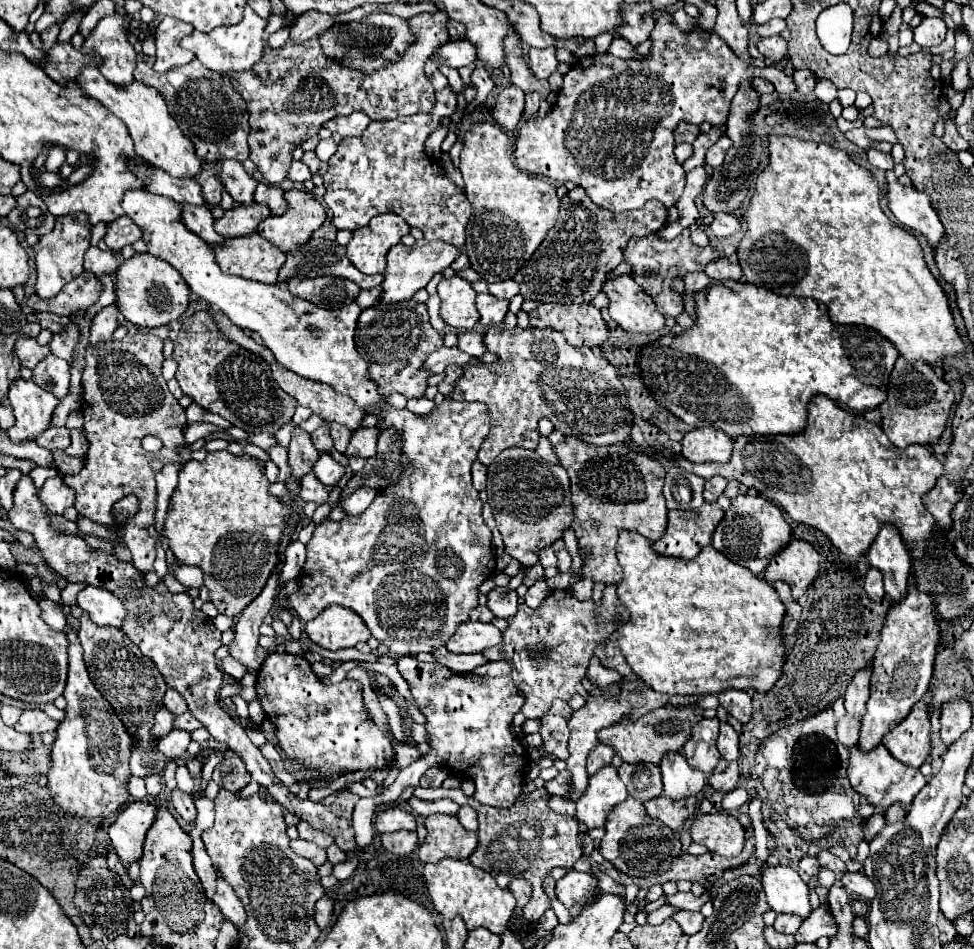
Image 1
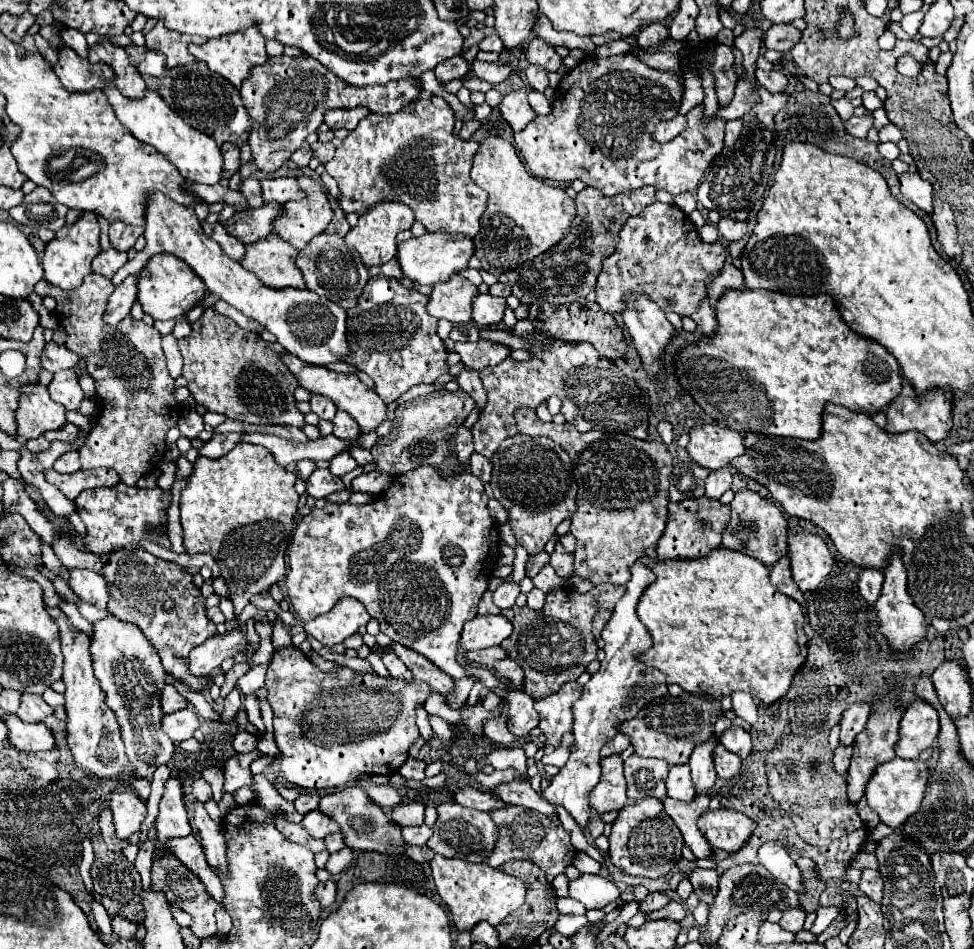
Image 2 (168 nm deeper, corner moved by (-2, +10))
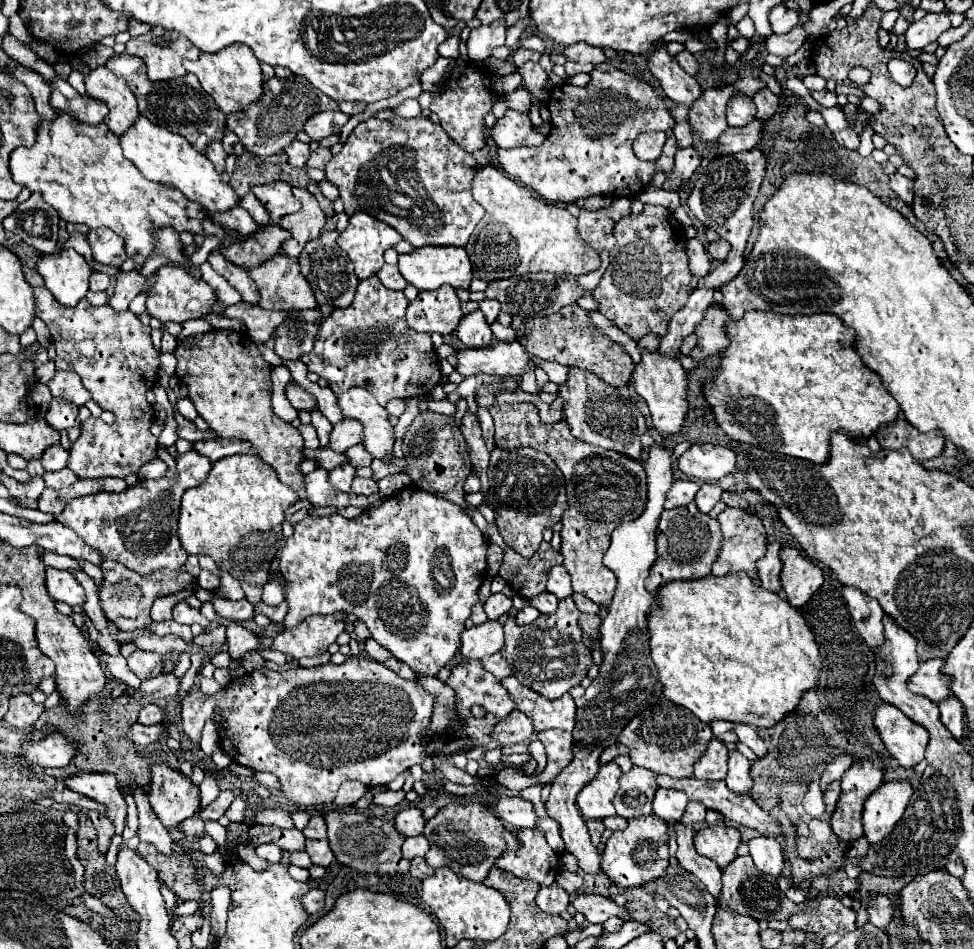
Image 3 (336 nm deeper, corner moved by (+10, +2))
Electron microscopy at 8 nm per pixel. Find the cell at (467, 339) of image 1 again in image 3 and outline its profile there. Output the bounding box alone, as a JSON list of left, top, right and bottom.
[532,356,568,385]

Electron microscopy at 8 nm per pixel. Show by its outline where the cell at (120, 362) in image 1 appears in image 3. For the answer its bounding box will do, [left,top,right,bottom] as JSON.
[24,267,160,479]

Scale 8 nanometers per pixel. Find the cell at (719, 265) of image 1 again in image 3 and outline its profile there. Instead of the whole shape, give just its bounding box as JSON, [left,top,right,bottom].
[692,305,730,361]

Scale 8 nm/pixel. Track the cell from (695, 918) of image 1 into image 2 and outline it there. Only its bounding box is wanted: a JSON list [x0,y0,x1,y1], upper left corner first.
[646,901,686,921]

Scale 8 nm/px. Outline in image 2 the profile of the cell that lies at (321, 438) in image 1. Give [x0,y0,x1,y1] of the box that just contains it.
[310,393,336,421]

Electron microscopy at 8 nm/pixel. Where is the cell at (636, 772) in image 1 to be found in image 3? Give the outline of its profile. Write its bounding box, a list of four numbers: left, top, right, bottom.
[614,767,656,817]

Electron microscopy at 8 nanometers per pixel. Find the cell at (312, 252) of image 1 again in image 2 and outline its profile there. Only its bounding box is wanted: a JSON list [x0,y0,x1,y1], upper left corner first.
[370,257,404,279]

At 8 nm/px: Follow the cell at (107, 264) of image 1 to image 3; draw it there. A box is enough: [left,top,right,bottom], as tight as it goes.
[90,273,110,291]

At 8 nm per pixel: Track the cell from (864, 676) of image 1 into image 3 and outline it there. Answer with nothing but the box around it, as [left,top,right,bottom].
[820,753,854,791]

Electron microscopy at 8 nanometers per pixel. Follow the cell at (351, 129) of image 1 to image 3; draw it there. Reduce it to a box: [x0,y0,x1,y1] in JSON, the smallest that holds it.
[304,111,348,141]

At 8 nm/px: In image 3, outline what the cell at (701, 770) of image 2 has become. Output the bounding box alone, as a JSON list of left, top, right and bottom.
[682,801,706,831]

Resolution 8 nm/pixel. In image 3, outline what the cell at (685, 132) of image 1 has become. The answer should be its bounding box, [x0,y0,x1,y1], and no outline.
[634,131,666,161]

